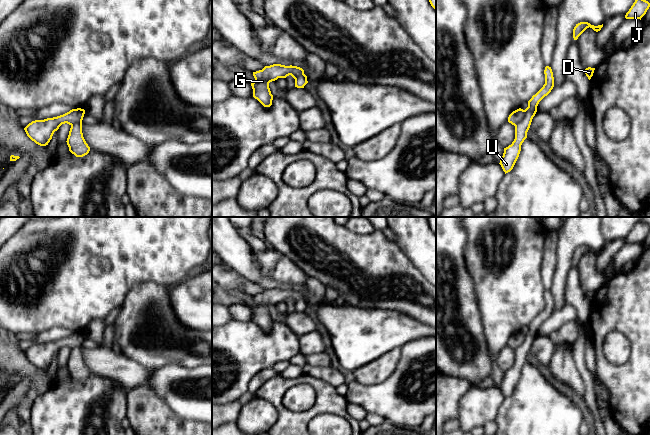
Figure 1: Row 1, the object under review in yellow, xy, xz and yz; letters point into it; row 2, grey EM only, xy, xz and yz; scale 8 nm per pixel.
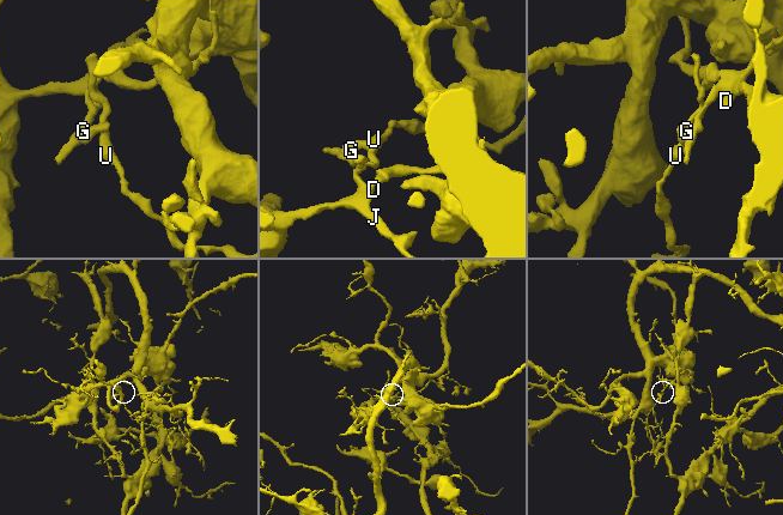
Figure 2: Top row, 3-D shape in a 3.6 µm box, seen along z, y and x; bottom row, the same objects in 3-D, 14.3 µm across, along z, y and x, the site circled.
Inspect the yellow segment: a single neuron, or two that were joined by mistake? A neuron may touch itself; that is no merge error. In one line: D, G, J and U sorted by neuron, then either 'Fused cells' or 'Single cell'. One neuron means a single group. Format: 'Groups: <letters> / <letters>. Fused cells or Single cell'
Groups: D G J / U. Fused cells

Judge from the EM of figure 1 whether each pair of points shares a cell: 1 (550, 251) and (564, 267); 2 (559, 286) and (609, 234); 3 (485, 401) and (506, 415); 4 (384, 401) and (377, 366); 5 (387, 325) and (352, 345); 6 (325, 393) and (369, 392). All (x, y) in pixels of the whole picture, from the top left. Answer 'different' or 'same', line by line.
1: different
2: different
3: different
4: different
5: same
6: different

